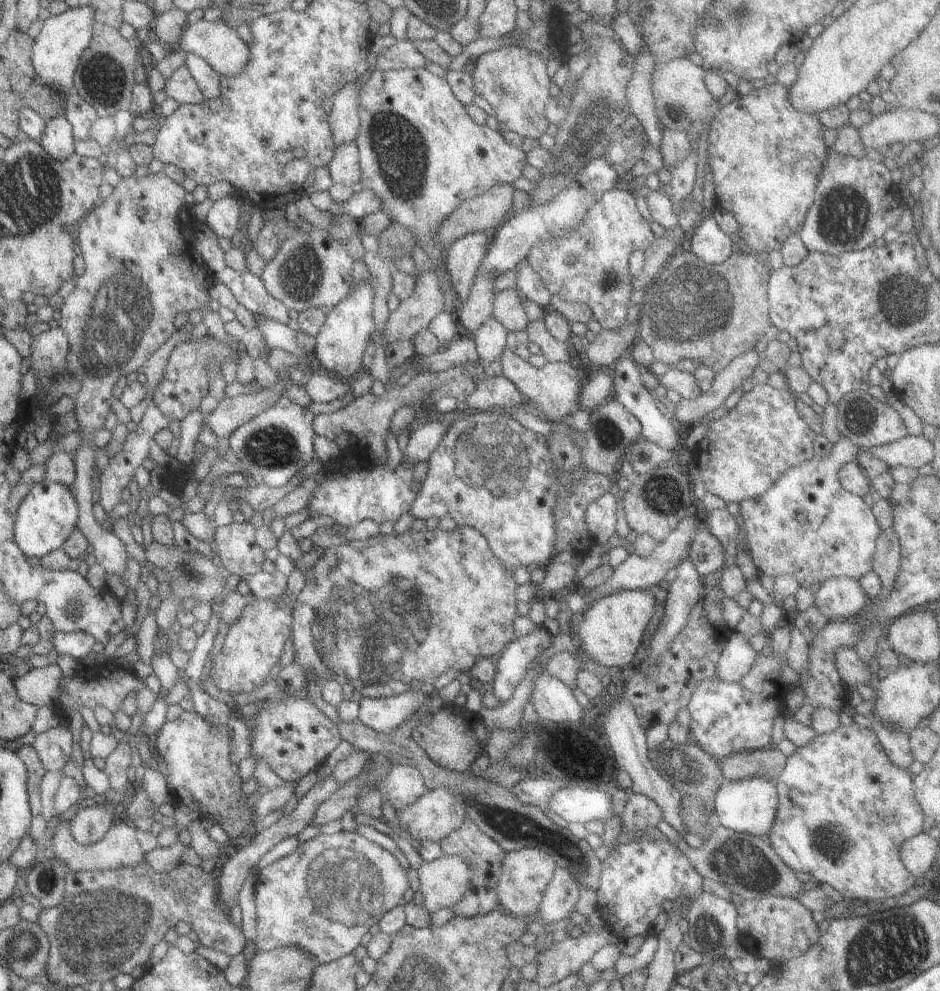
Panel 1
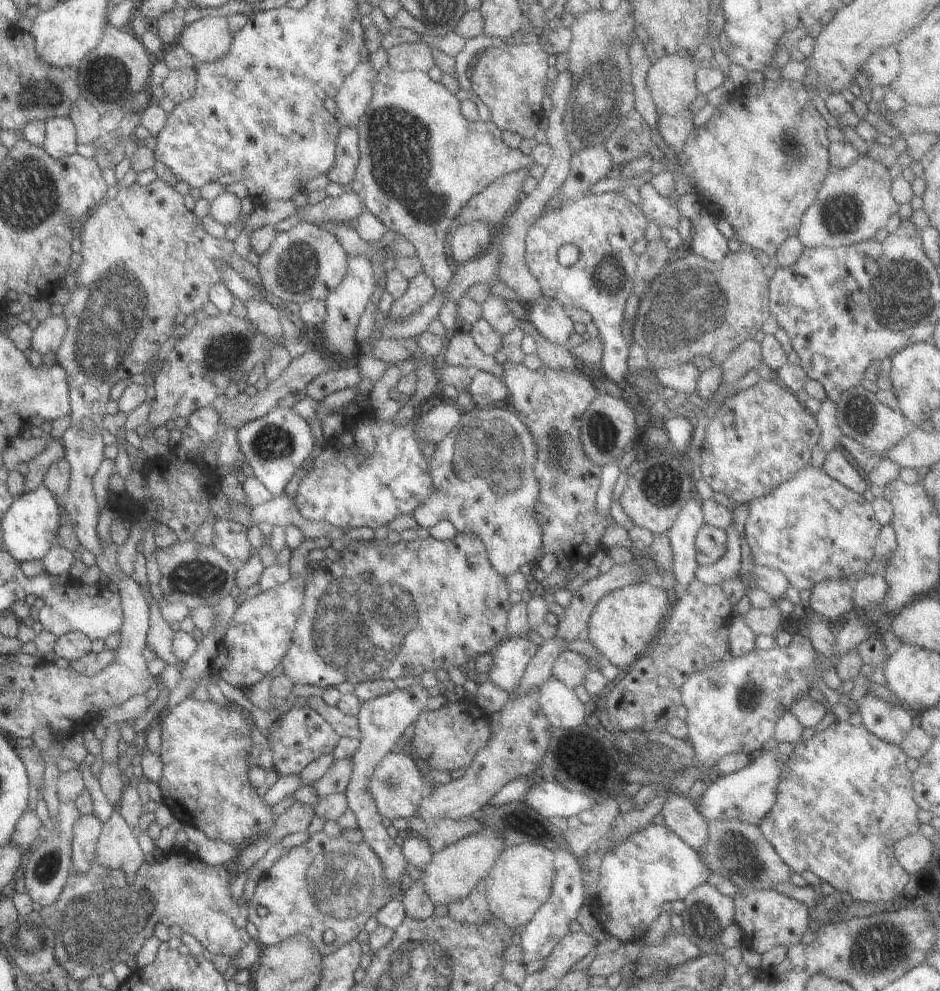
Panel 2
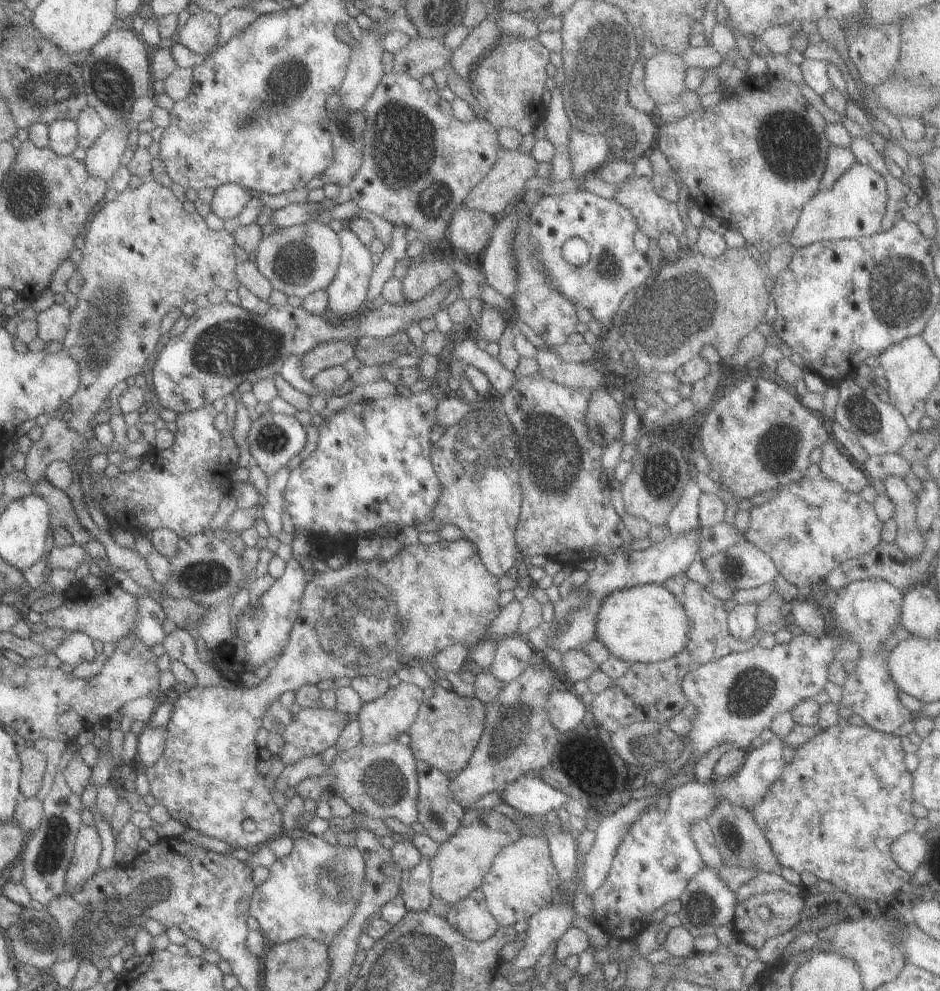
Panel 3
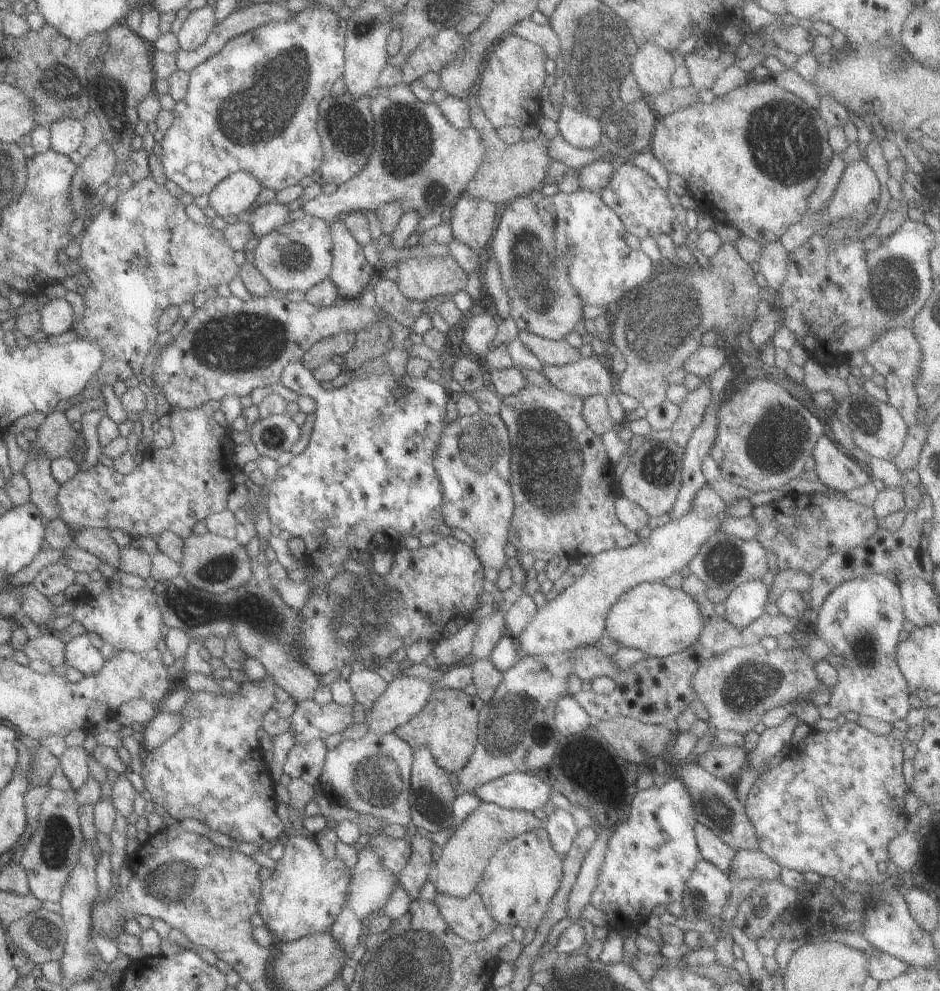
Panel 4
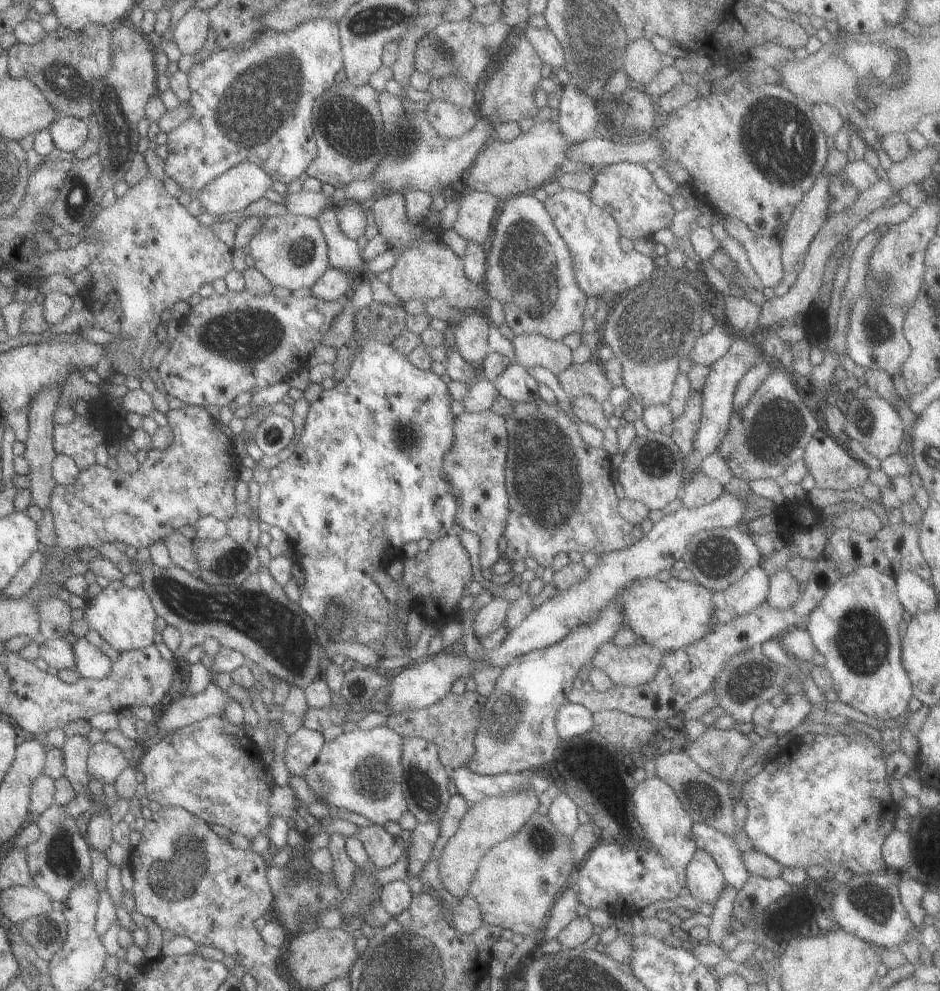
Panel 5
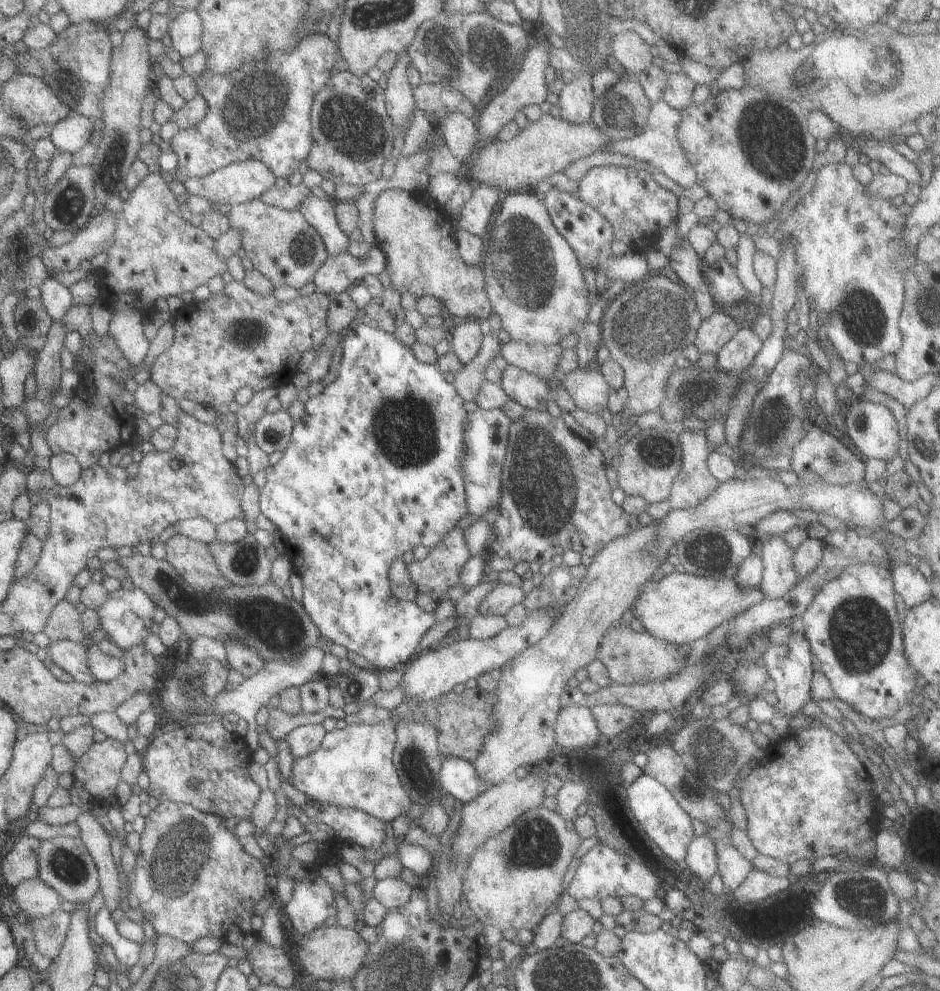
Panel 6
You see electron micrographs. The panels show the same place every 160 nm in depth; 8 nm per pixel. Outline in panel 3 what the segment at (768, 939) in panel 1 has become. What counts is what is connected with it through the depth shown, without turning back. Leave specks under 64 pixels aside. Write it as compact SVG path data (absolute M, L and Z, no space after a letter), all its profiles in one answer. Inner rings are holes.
M767 891L766 893L755 893L749 895L745 900L736 903L734 908L734 917L732 918L733 932L735 937L741 939L754 949L758 949L764 944L765 940L794 929L800 925L800 912L803 906L801 895L792 895L781 891ZM759 906L769 908L769 918L760 918L757 915Z

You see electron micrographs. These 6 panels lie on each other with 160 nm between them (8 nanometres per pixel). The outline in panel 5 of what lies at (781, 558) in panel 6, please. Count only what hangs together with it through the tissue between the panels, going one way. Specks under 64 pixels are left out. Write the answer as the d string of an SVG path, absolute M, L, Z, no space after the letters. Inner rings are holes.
M784 568L768 577L766 602L771 608L785 610L797 600L800 588Z

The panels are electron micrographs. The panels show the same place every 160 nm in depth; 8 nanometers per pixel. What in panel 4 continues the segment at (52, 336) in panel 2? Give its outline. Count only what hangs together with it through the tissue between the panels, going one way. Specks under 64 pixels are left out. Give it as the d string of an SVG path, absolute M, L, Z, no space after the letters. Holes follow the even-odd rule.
M52 299L45 303L39 310L40 330L46 335L58 335L71 329L72 306L63 299Z

